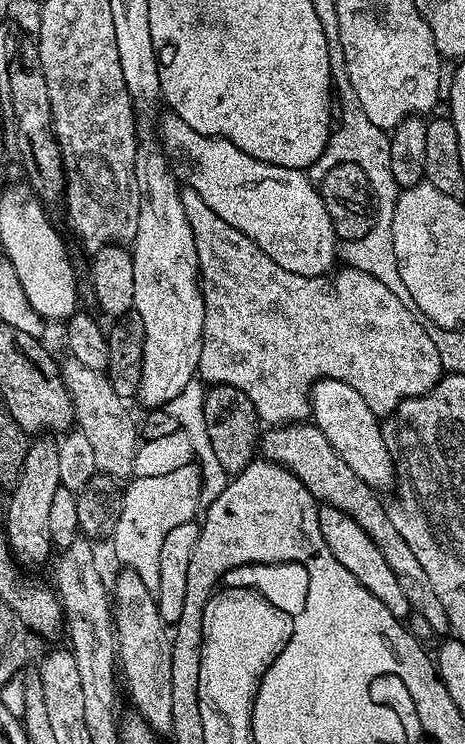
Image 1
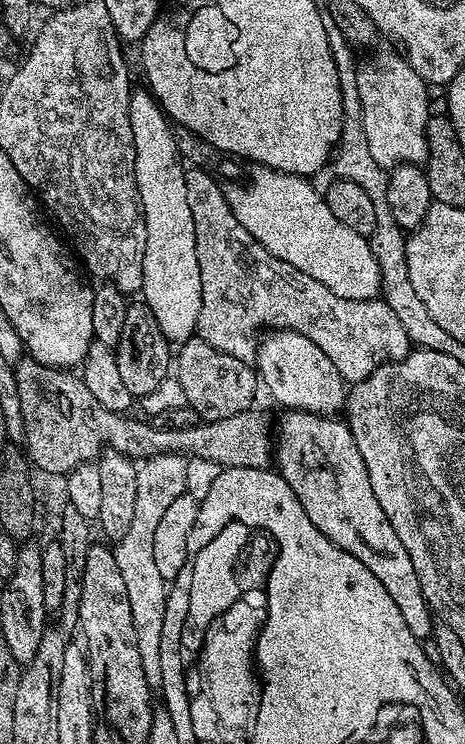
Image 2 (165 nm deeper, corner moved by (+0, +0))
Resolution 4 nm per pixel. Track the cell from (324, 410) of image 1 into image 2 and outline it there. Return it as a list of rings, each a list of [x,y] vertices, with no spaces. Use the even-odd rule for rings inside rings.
[[[287,330],[269,331],[259,341],[254,368],[258,373],[263,391],[268,391],[281,404],[281,409],[335,417],[339,413],[336,411],[339,408],[341,411],[345,407],[349,385],[342,378],[338,366],[334,366],[334,362],[330,362],[330,358],[326,358],[326,354],[322,354],[322,350],[318,350],[318,346],[314,346],[314,342],[310,342],[310,338],[306,338],[302,334]]]

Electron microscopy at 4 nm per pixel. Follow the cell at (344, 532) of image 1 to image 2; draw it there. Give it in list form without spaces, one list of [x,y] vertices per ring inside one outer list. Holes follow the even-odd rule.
[[[291,410],[283,413],[280,424],[278,420],[278,439],[274,444],[274,464],[290,490],[302,502],[302,510],[306,510],[306,518],[330,538],[346,554],[354,554],[382,586],[386,586],[386,591],[390,593],[390,598],[394,598],[394,603],[398,610],[402,610],[402,619],[406,621],[406,627],[410,629],[410,634],[418,638],[421,642],[427,641],[431,637],[434,627],[434,613],[428,607],[426,598],[422,594],[422,586],[418,582],[418,573],[414,571],[414,562],[410,562],[410,554],[406,554],[406,546],[398,538],[398,533],[394,531],[394,526],[390,526],[390,518],[386,518],[386,513],[382,511],[382,506],[378,506],[378,498],[374,498],[374,489],[370,486],[370,474],[366,474],[366,462],[362,462],[362,453],[358,451],[358,442],[354,442],[354,434],[348,429],[347,423],[343,419],[330,416],[319,416],[309,412],[294,412]]]

